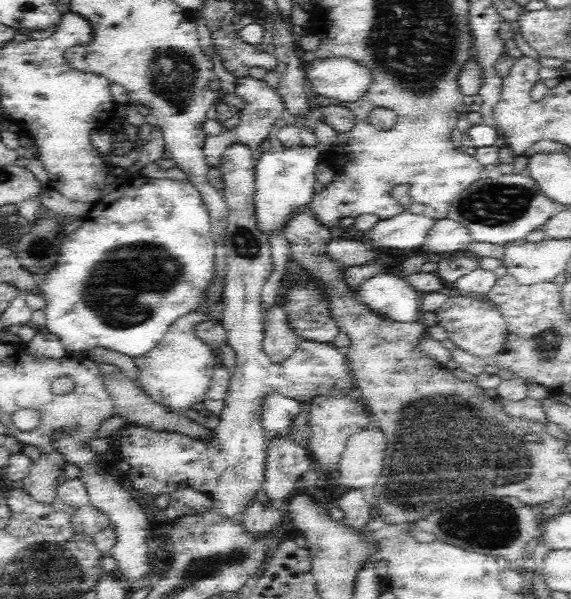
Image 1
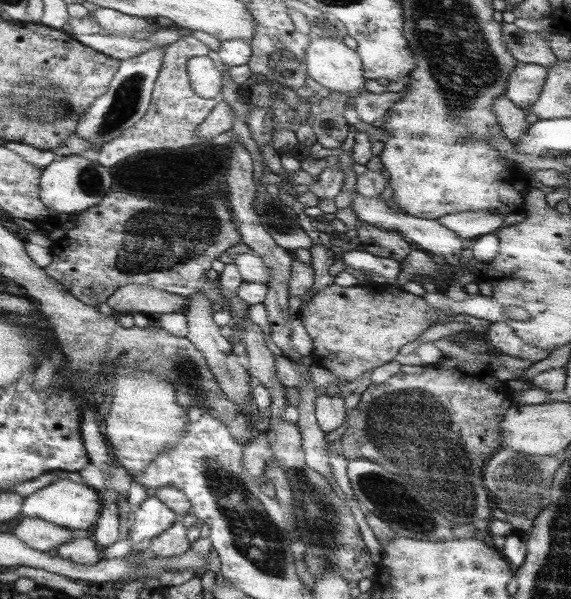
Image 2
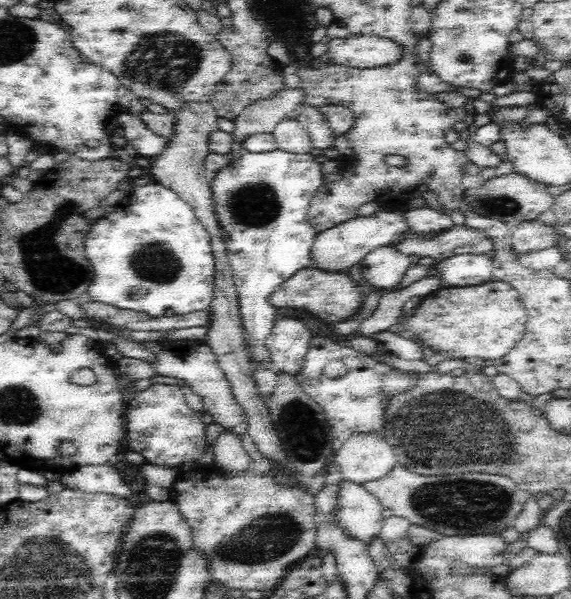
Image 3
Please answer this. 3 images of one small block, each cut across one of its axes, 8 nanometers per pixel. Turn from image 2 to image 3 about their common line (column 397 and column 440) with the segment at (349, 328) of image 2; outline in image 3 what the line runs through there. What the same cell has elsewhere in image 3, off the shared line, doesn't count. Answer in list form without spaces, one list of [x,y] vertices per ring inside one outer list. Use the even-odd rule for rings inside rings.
[[[505,282],[486,283],[472,288],[442,286],[426,296],[408,323],[409,335],[448,359],[476,356],[482,361],[496,361],[508,354],[523,337],[526,311],[518,293]]]

